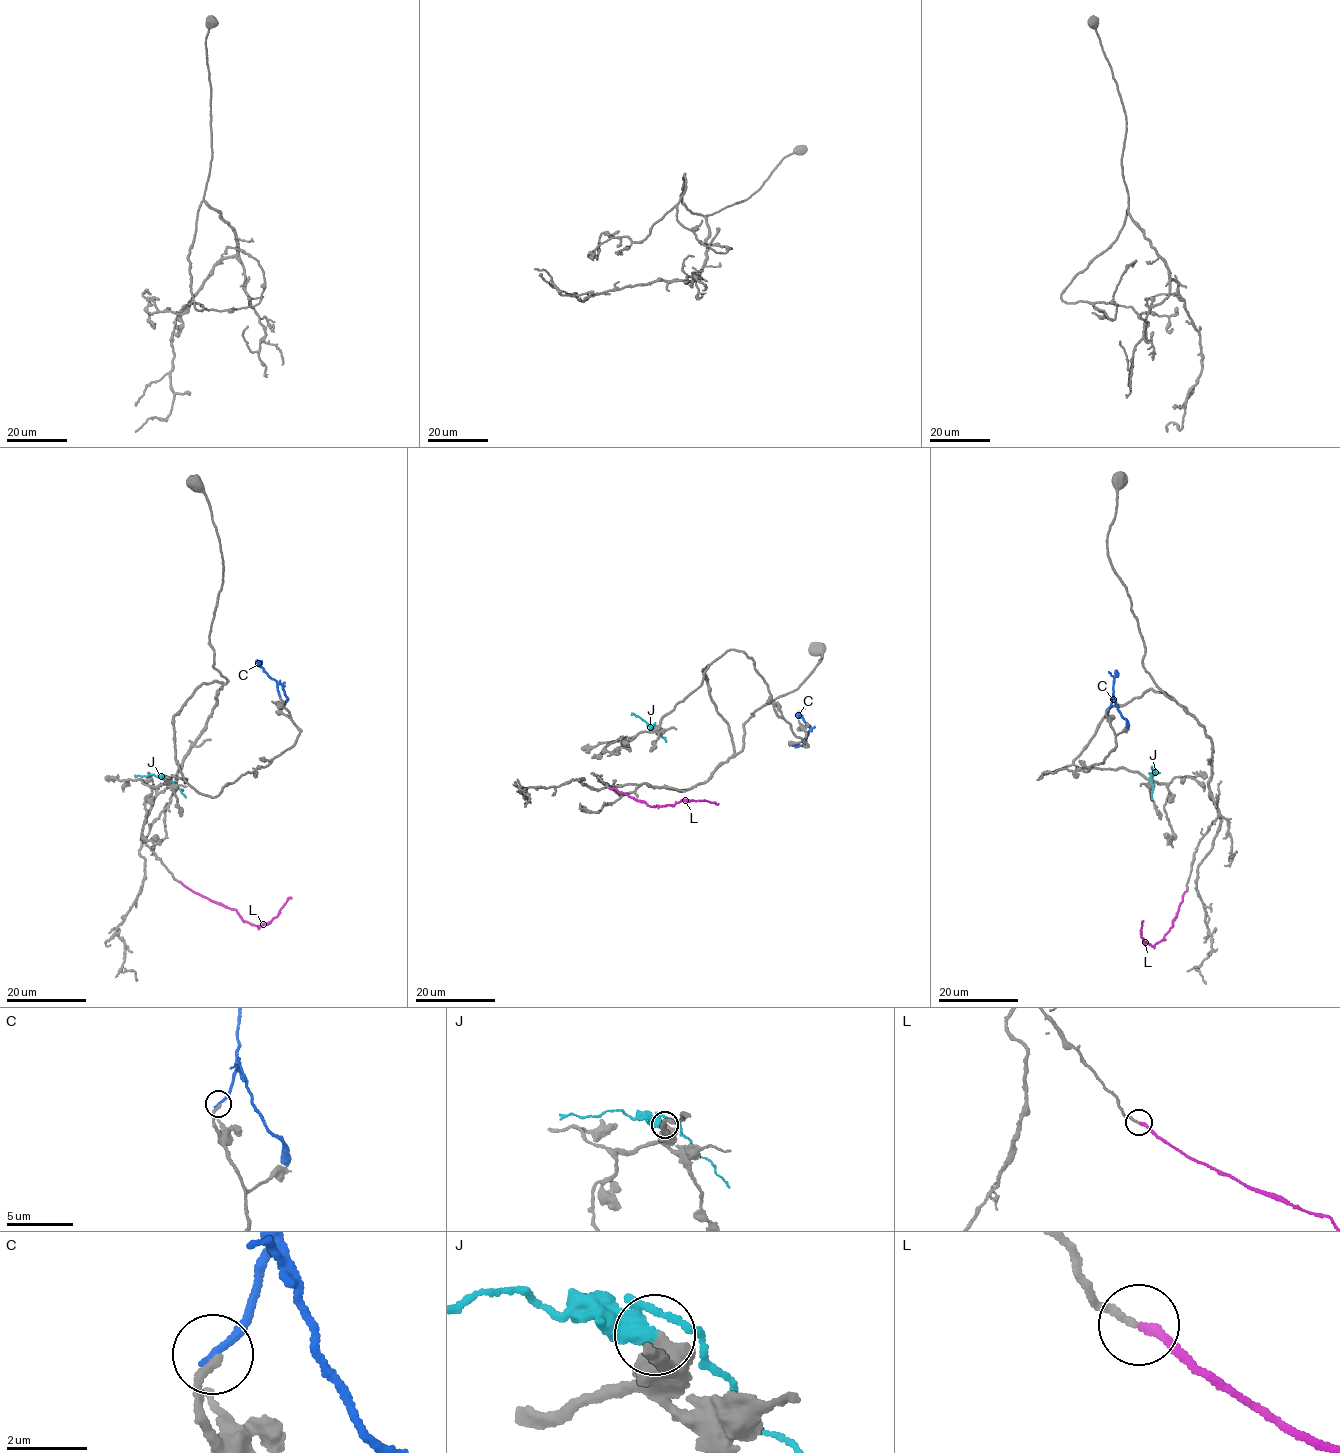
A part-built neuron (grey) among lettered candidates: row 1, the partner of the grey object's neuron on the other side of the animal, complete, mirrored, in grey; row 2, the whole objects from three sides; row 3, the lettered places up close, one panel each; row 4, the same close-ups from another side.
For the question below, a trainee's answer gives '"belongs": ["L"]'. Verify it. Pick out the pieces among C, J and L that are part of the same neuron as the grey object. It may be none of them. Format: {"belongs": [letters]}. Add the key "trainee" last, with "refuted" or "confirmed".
{"belongs": ["L"], "trainee": "confirmed"}

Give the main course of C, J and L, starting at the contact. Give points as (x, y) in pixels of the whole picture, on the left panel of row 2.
C: (280, 696), (279, 684), (287, 699), (280, 710)
J: (166, 778), (149, 774), (134, 776)
L: (178, 881), (194, 892), (236, 909), (243, 920), (257, 926), (266, 925), (291, 898)

